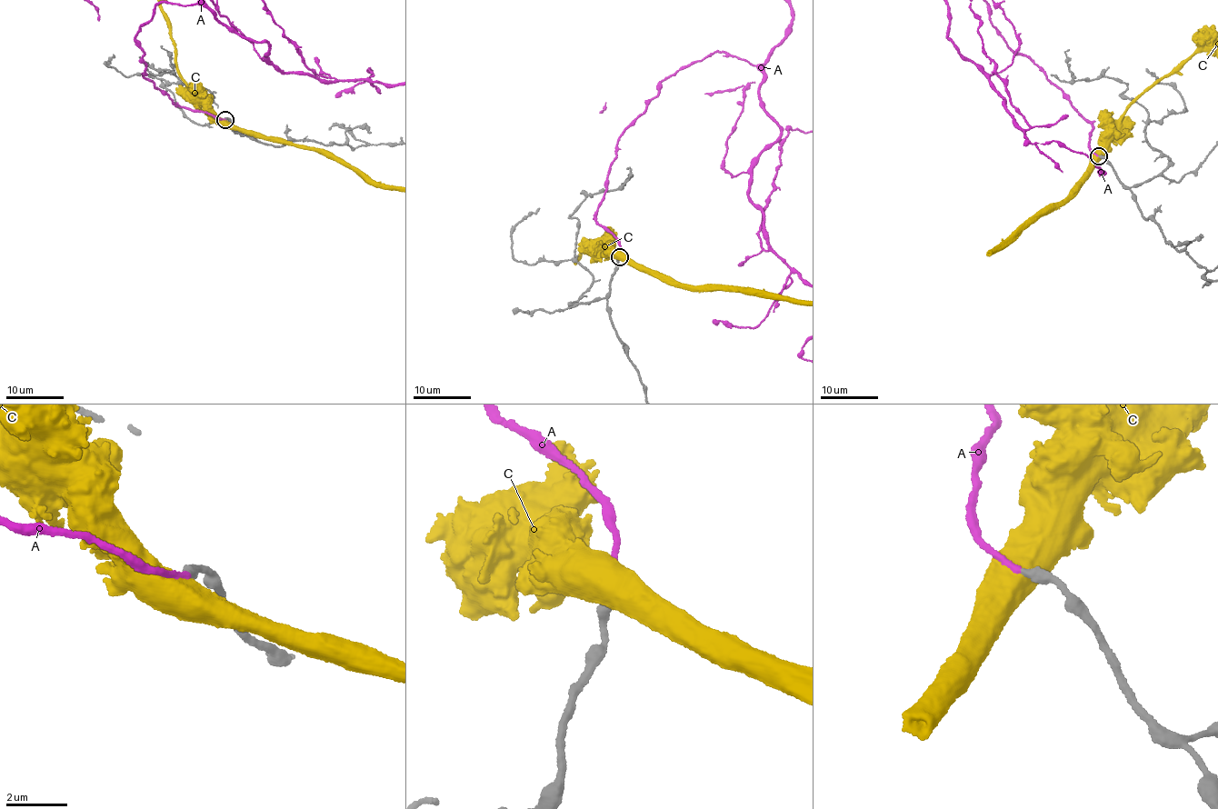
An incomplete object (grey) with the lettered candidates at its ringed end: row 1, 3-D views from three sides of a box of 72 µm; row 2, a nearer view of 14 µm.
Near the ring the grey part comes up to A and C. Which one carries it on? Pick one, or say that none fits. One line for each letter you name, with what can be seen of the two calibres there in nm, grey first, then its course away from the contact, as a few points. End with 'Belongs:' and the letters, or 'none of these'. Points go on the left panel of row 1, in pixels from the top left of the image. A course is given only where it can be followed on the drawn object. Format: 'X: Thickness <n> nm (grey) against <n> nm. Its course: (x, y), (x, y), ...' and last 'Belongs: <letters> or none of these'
A: Thickness 360 nm (grey) against 170 nm
Belongs: A

